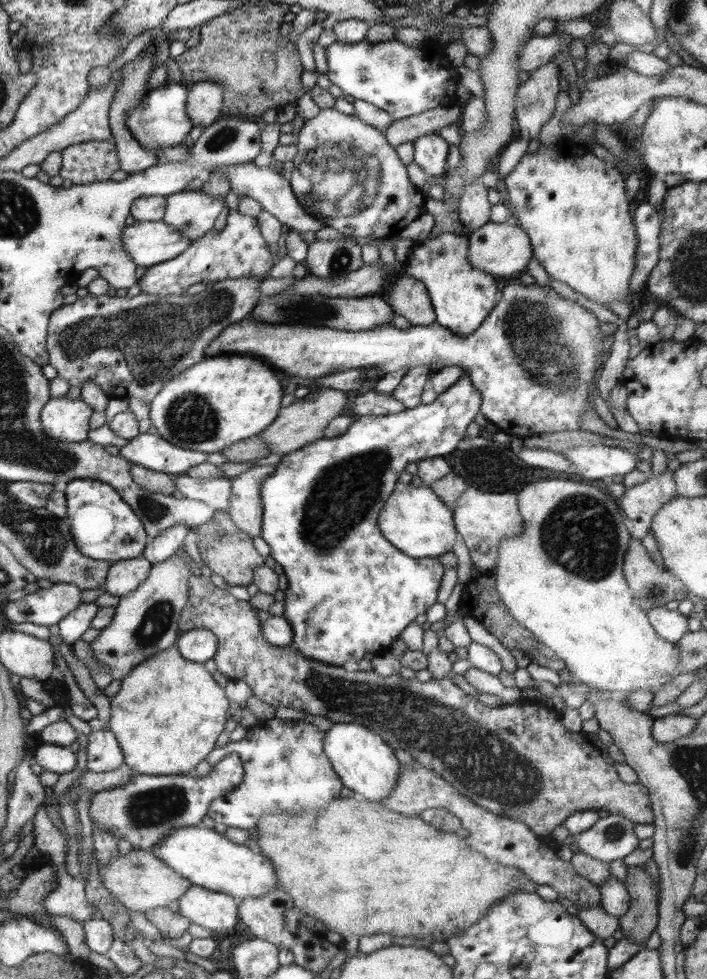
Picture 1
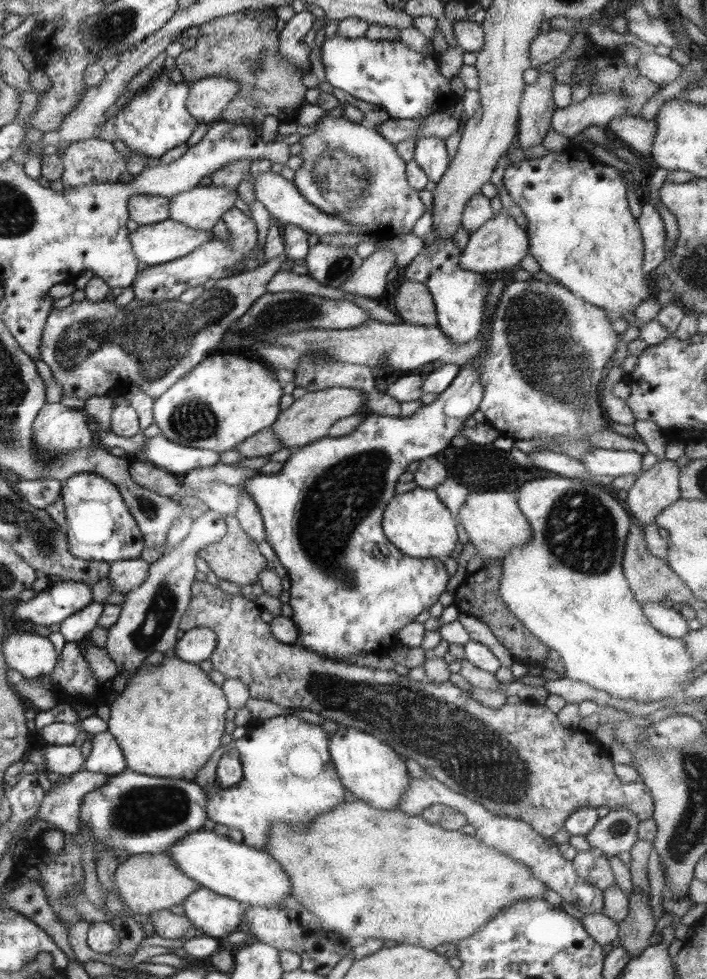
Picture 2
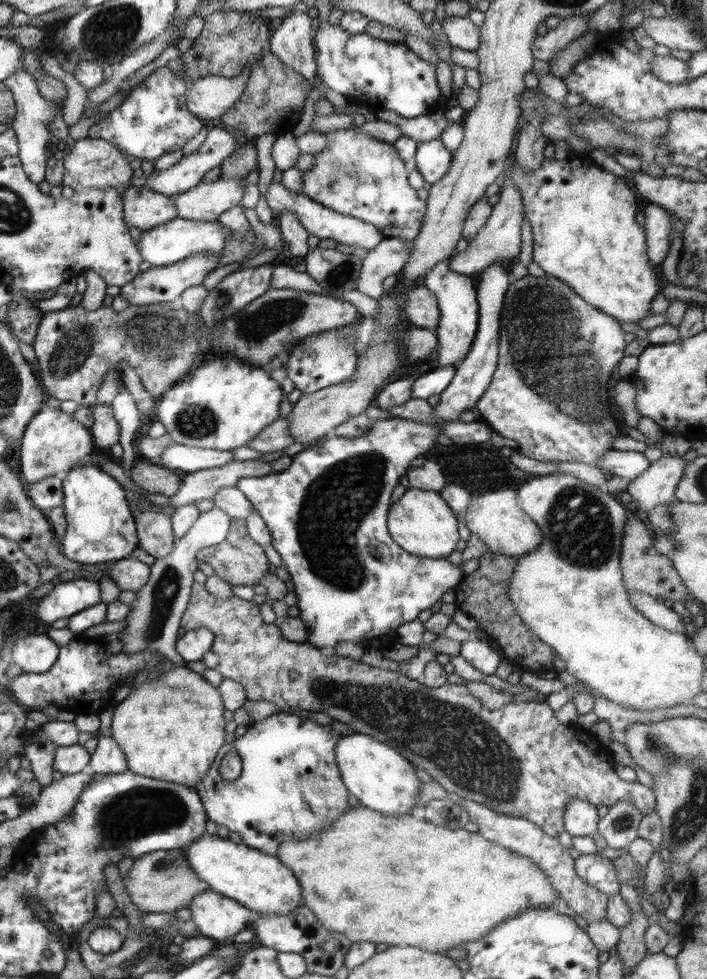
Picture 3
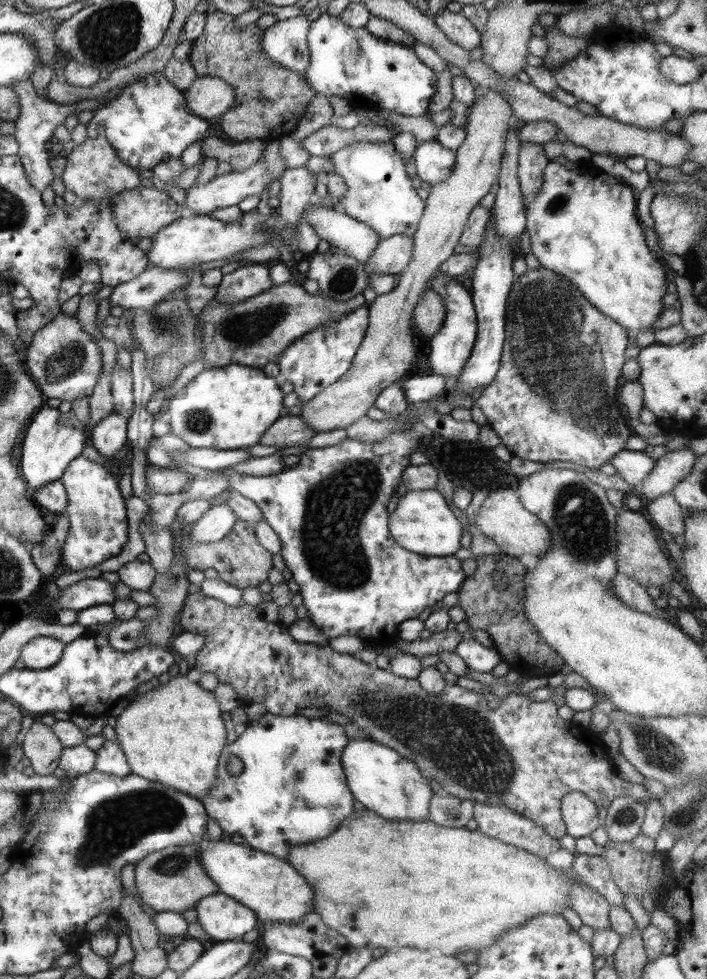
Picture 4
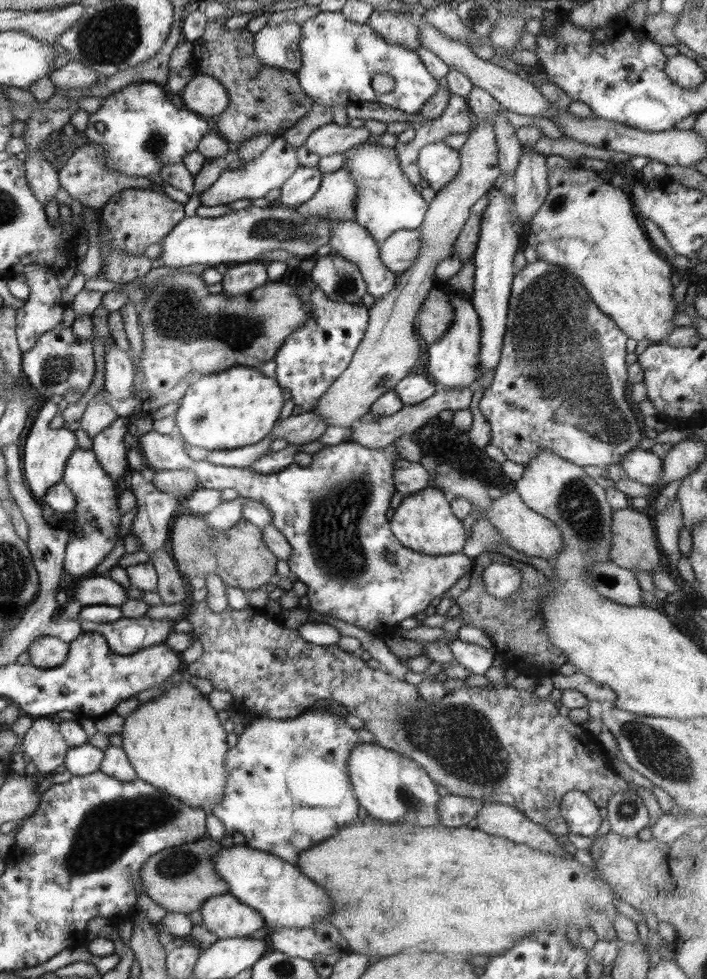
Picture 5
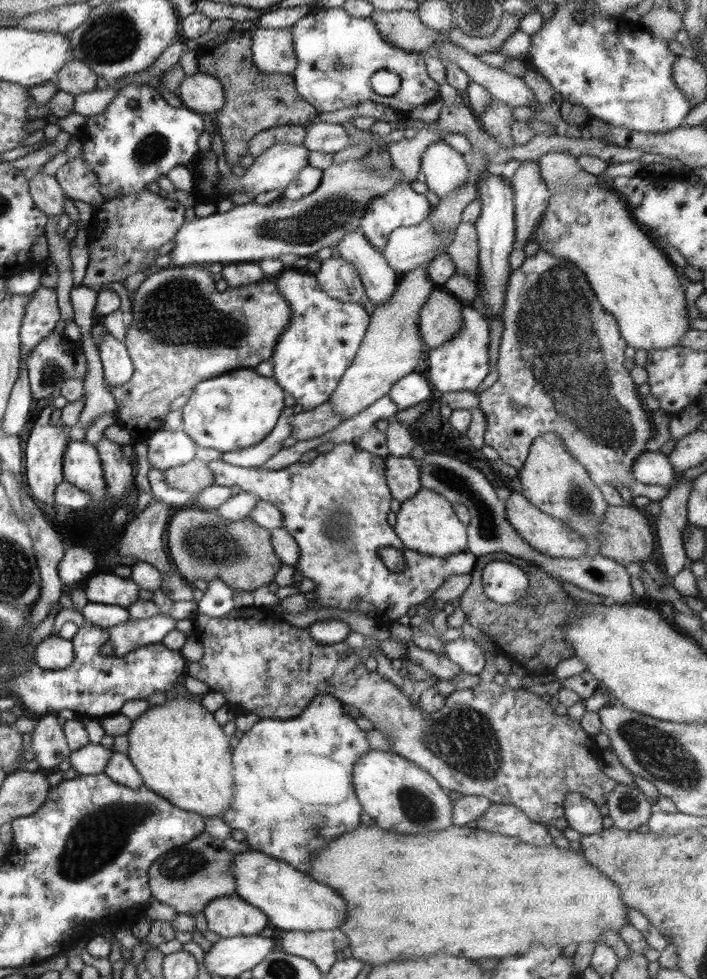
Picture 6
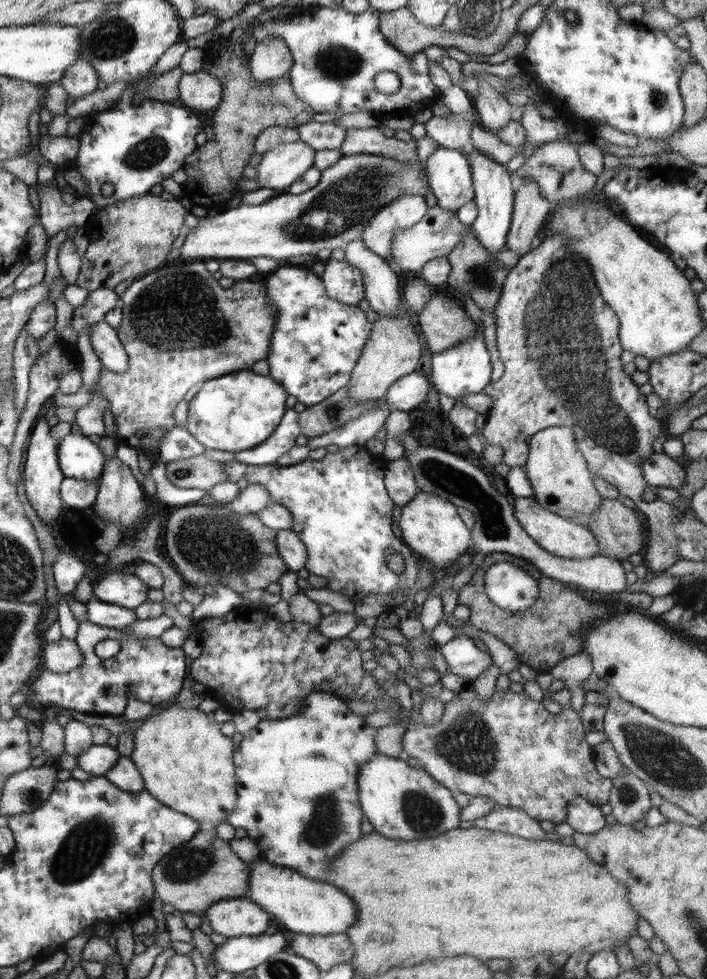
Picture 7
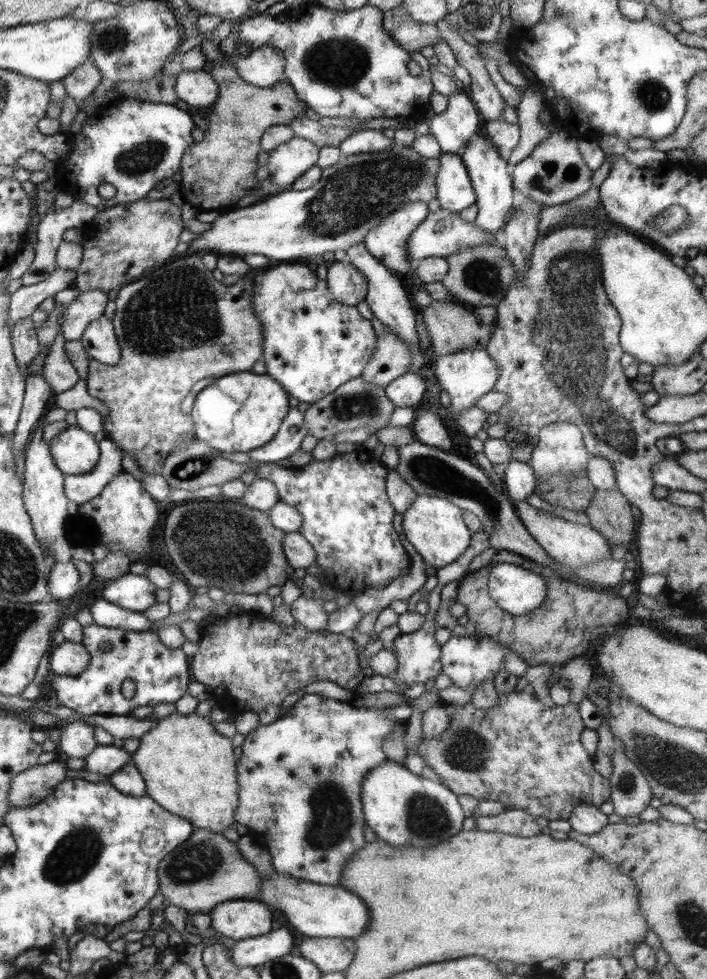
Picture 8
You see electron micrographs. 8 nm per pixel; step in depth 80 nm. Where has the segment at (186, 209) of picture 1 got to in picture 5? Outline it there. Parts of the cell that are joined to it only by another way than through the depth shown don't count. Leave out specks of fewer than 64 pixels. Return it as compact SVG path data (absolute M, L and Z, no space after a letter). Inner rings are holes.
M284 139L274 140L270 146L263 150L262 154L252 162L248 162L242 170L225 170L216 182L208 189L198 193L201 205L218 206L226 205L235 200L264 198L270 190L281 188L281 186L296 172L300 167L298 156L296 156L297 147L288 144Z

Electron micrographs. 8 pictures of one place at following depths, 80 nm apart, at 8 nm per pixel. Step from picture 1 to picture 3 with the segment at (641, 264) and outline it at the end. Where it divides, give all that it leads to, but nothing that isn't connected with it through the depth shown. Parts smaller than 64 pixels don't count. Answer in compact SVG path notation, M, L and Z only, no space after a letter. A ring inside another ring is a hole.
M649 203L644 208L646 222L644 234L646 236L647 253L653 266L660 268L661 262L670 250L670 233L672 233L671 215L658 203Z

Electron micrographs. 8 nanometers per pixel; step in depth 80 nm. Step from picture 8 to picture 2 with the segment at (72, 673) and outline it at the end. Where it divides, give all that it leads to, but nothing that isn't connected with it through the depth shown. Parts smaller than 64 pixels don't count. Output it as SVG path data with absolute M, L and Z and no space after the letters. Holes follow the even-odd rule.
M21 629L5 639L4 654L10 668L28 679L49 676L58 661L58 652L50 639Z

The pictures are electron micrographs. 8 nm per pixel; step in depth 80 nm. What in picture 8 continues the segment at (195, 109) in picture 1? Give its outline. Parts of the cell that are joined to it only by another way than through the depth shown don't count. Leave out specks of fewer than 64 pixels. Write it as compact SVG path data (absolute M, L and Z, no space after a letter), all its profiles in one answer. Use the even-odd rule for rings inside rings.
M206 68L177 74L175 92L179 100L191 107L210 107L218 100L218 83Z

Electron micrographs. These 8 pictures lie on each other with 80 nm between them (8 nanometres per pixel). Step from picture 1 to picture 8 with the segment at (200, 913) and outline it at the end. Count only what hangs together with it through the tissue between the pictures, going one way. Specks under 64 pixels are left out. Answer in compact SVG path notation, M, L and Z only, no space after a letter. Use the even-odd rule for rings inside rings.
M234 899L217 904L210 912L211 927L221 937L242 940L268 934L272 928L272 910L255 899Z

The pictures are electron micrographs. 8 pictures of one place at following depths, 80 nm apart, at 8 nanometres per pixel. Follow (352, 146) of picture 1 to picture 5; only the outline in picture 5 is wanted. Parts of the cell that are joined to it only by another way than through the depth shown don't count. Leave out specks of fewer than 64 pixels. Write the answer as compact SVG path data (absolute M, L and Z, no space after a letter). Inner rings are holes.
M364 143L346 150L342 168L350 174L359 186L355 200L355 221L364 227L376 243L384 243L398 230L416 230L424 222L429 204L400 169L396 150L381 144Z

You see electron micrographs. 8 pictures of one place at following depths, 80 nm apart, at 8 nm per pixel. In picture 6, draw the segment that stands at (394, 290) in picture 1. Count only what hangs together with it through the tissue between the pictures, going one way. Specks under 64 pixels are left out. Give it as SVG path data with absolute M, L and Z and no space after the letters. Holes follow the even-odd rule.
M436 287L422 307L418 319L418 330L426 349L438 348L454 338L463 327L462 307L464 302L442 287Z

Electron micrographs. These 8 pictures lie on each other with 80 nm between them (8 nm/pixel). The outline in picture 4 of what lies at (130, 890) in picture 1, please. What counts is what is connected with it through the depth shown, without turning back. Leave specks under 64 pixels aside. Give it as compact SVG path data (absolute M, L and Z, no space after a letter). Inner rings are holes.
M202 842L168 847L147 855L135 865L135 883L142 900L158 912L177 912L194 909L196 903L206 896L220 892L218 885L205 873L198 862Z

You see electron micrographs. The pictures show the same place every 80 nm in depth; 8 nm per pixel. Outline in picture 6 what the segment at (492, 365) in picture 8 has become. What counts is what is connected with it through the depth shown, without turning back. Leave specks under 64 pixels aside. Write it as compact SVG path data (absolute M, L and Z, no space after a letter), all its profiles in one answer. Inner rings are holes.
M471 303L462 307L463 327L459 333L438 348L428 350L428 368L426 378L437 394L458 391L475 391L490 373L488 354L491 349L489 322L487 318L474 309Z

